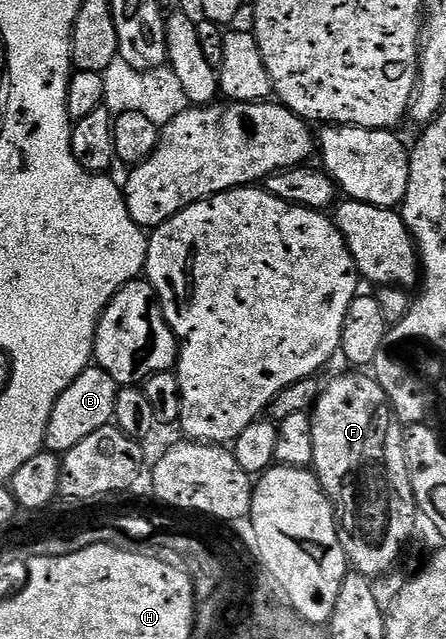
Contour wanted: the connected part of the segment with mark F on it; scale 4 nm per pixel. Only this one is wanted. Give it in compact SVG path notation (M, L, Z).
M351 373L355 375L339 375L331 384L324 386L319 392L319 399L316 400L309 414L311 416L311 428L313 429L313 470L319 483L323 487L323 492L327 494L327 499L335 511L335 518L339 524L339 540L347 554L348 564L354 570L360 571L362 575L376 577L383 575L386 571L391 571L395 567L395 562L403 555L403 546L411 539L411 534L415 531L415 515L417 519L417 508L415 506L415 494L411 484L411 474L407 464L407 454L405 453L404 424L395 418L395 412L391 410L391 402L387 399L387 394L381 389L381 385L376 379L367 373Z

